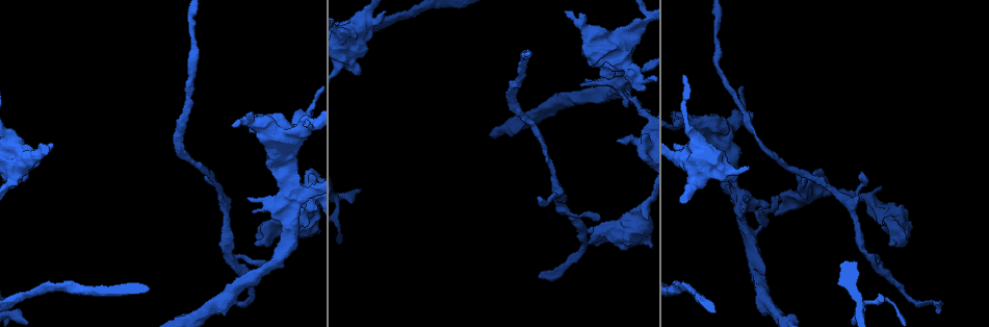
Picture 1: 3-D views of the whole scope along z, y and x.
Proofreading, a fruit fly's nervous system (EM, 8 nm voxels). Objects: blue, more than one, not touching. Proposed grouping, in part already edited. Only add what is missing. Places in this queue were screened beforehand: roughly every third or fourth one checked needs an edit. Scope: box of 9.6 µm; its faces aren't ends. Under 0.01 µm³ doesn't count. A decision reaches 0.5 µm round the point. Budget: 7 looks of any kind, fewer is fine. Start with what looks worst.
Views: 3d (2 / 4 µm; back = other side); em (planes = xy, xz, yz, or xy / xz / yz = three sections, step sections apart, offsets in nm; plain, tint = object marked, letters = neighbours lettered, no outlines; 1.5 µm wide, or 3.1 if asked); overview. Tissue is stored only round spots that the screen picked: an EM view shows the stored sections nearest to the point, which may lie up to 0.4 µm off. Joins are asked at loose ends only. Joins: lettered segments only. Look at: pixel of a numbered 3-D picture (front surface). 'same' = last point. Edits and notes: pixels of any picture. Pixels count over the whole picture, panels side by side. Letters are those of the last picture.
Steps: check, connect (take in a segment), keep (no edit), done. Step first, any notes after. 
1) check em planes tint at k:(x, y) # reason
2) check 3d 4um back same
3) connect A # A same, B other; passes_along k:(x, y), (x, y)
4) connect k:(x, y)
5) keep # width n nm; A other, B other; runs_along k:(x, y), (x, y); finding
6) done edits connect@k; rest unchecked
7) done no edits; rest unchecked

check 3d 2um back at 1:(540, 276)

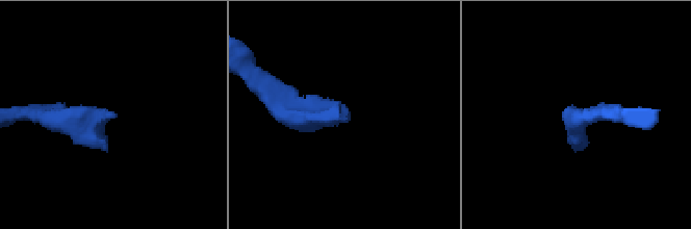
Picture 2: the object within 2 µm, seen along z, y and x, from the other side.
check em planes letters at 2:(582, 148)

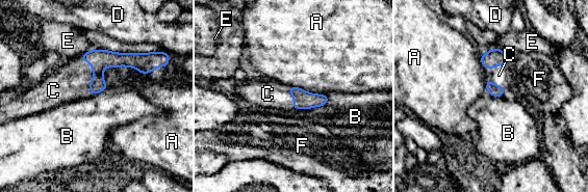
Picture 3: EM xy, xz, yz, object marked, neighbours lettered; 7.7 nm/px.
connect 3:(59, 89) # A other, B other, C same, D other, E other, F other; passes_along 3:(99, 59), (91, 81), (59, 89); the neuron continues

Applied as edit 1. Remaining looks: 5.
check overview

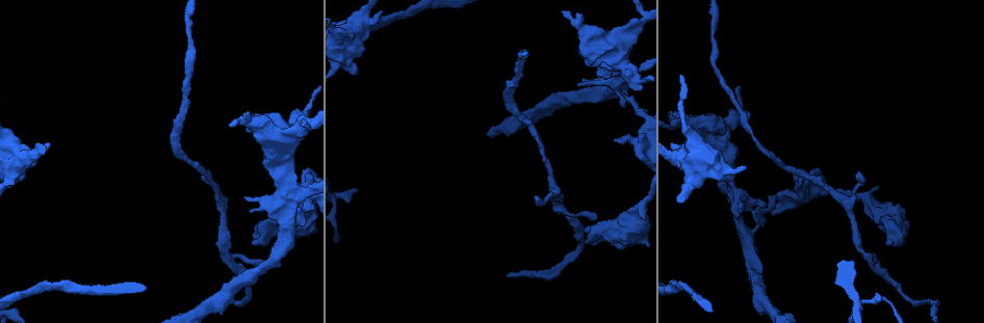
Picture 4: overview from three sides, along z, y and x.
check 3d 4um at 4:(595, 219) # tapers out

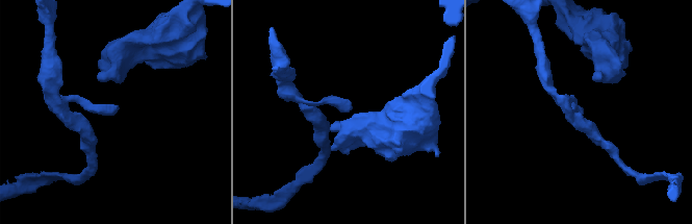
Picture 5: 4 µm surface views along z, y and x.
check em xy step 8 letters at 5:(117, 106)

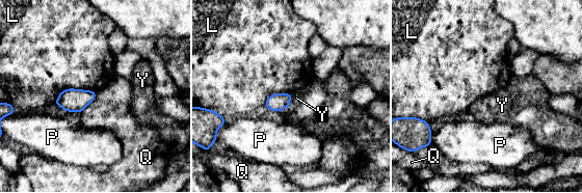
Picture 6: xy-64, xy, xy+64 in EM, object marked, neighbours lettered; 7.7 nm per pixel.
keep # L other, P other, Q other, Y other; border 6:(95, 90), (65, 88), (53, 104); no lettered segment goes on from it

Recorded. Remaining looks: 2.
check 3d 2um back at 4:(608, 76) # branch stops here

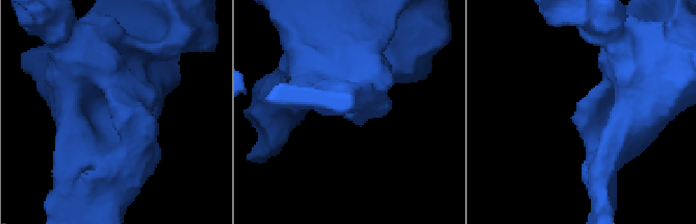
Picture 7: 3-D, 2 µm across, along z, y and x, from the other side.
check em planes letters at 7:(347, 115)

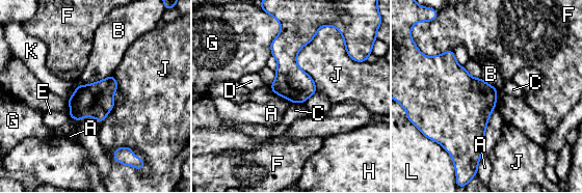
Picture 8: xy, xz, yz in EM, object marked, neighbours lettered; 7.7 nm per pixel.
keep # longest_contact J 550 nm; A other, B other, C other, D other, E other, F other, G other, H other, J other, K other, L other; border 8:(295, 57), (334, 26), (365, 62); none of them fits

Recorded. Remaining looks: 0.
done edits connect@3; rest unchecked

